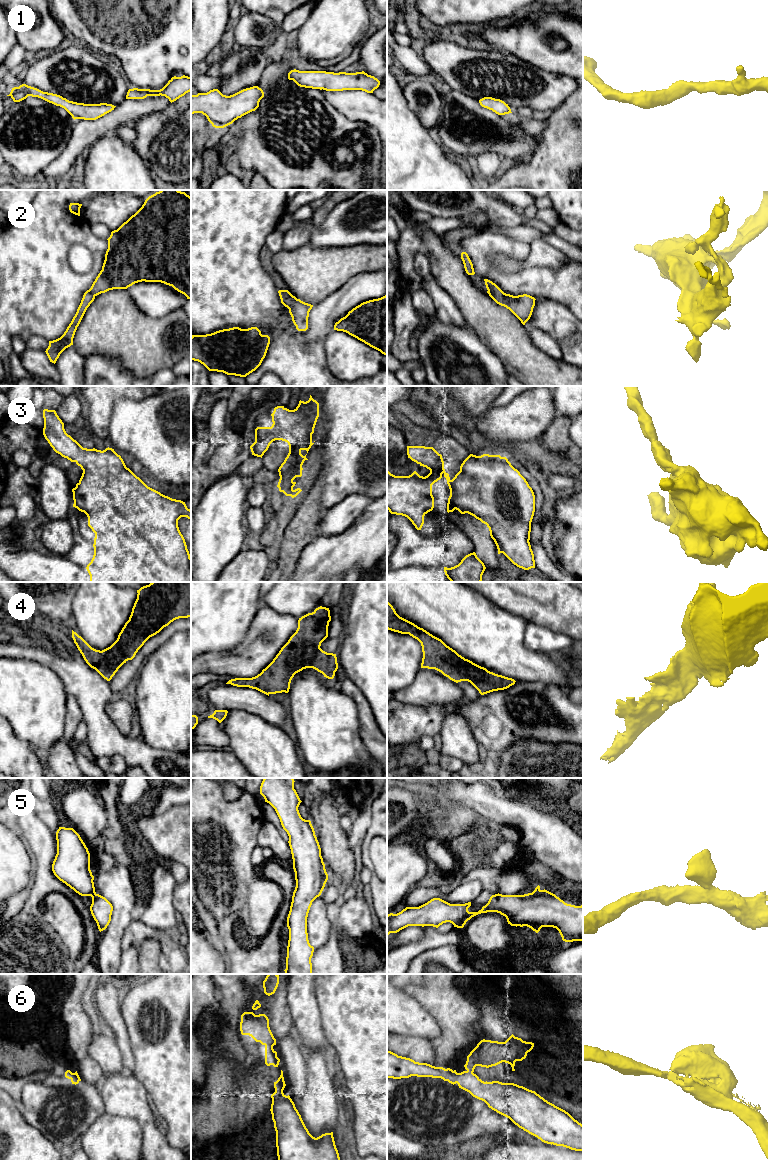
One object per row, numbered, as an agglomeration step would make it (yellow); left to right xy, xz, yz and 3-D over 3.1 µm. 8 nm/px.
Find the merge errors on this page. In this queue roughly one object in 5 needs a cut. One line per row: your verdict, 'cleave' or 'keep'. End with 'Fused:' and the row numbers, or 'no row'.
1: keep
2: keep
3: keep
4: keep
5: keep
6: keep
Fused: no row

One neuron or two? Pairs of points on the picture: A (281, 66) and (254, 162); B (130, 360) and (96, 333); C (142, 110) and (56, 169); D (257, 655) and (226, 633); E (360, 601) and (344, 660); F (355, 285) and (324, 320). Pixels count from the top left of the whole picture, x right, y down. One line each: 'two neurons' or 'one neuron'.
A: one neuron
B: one neuron
C: one neuron
D: two neurons
E: one neuron
F: one neuron

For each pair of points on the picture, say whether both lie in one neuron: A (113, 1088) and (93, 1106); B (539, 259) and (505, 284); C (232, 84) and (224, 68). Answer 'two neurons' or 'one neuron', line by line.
A: two neurons
B: two neurons
C: one neuron

